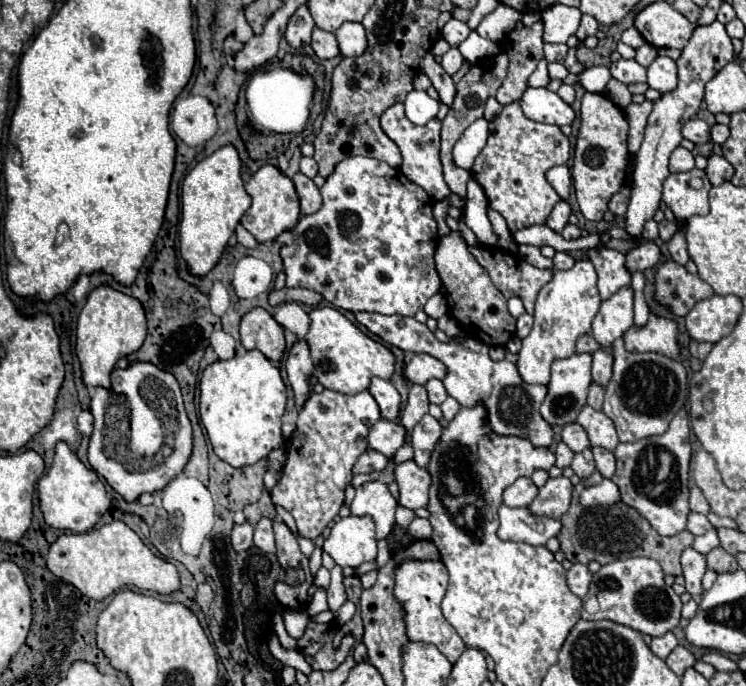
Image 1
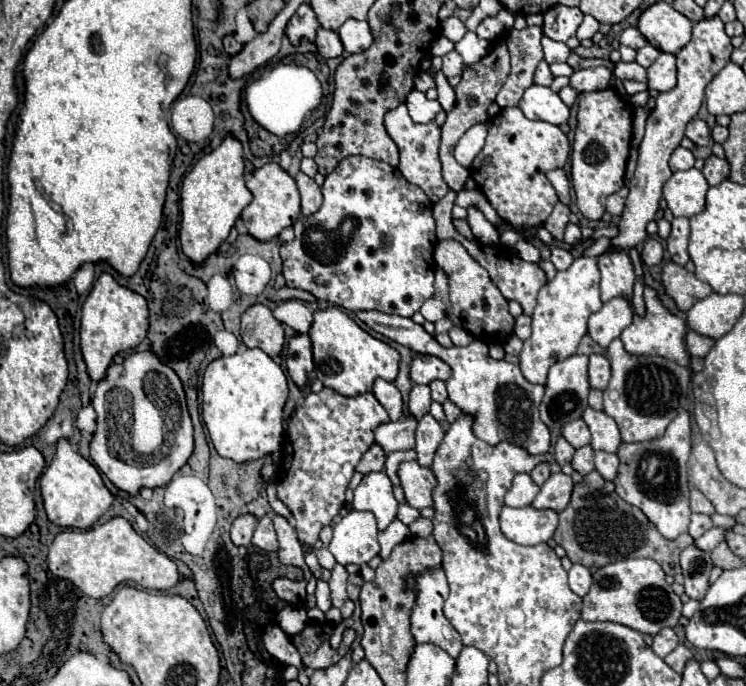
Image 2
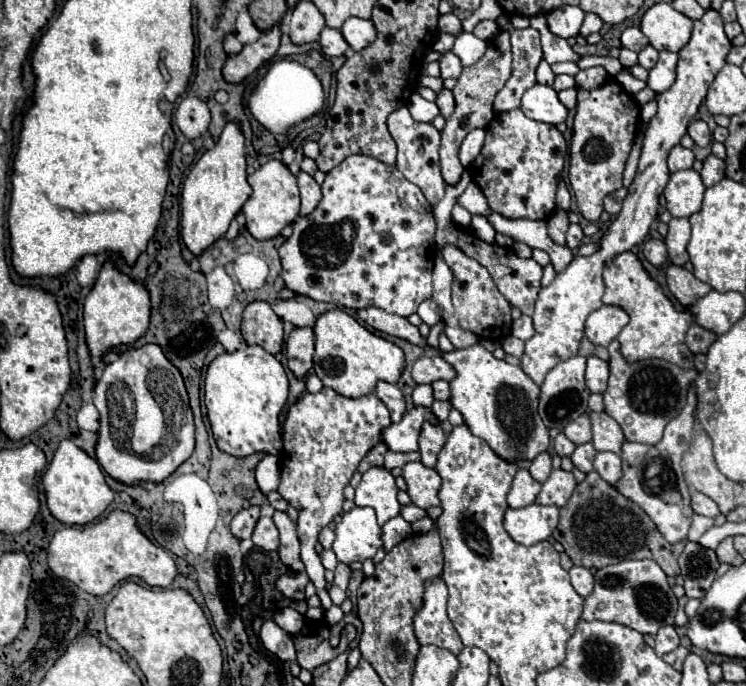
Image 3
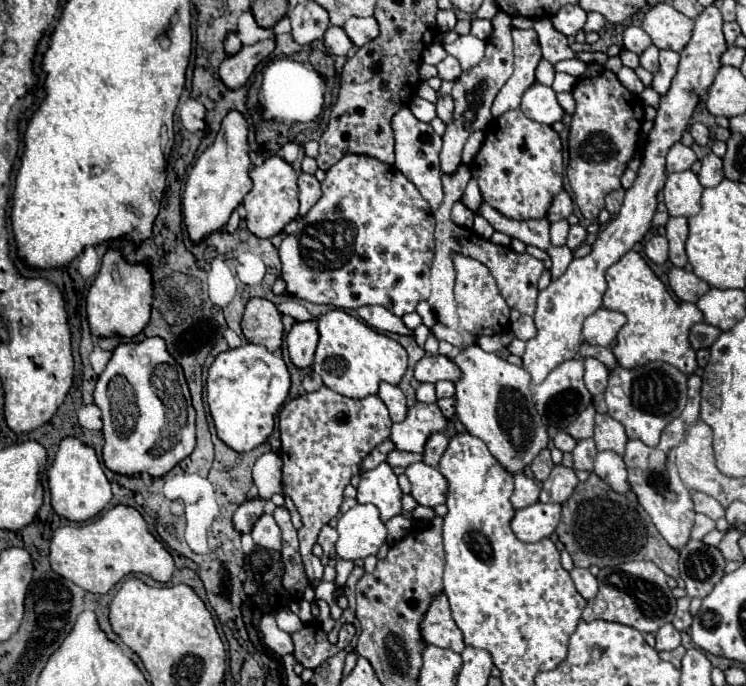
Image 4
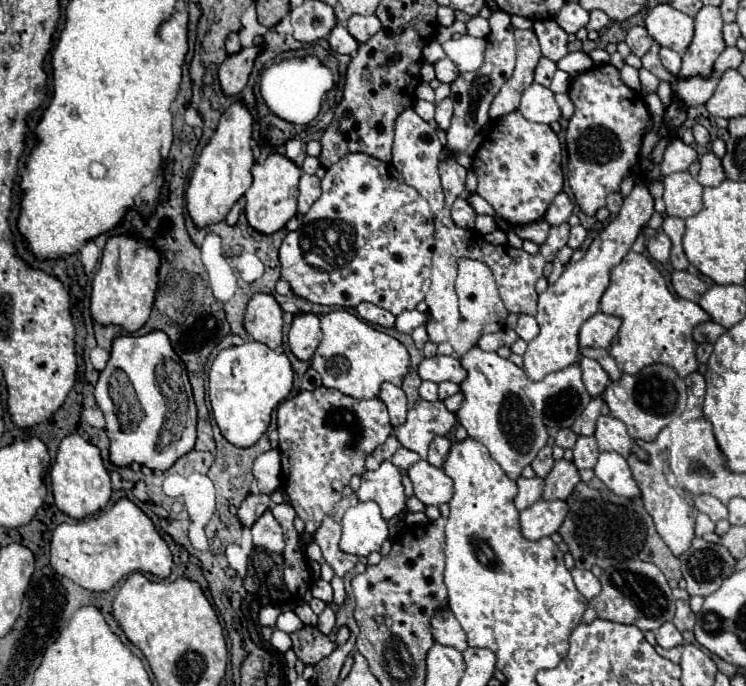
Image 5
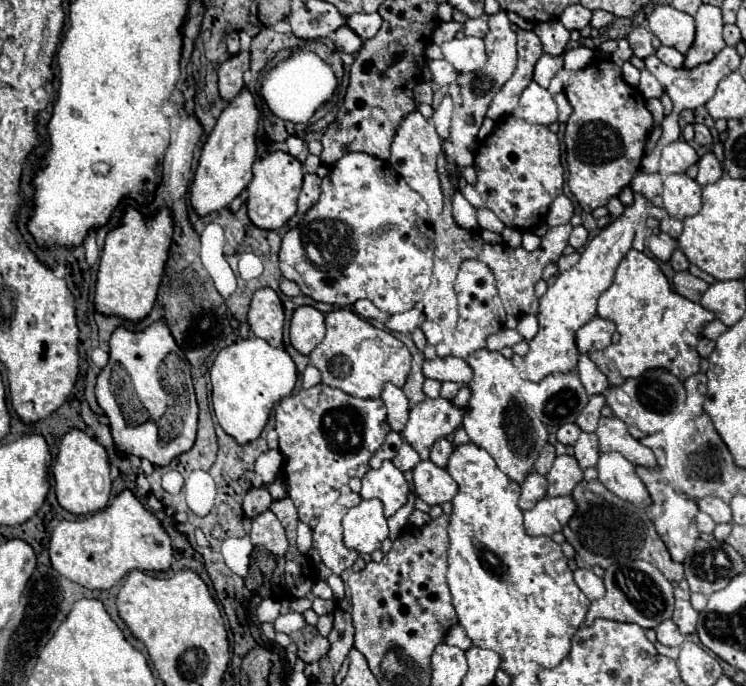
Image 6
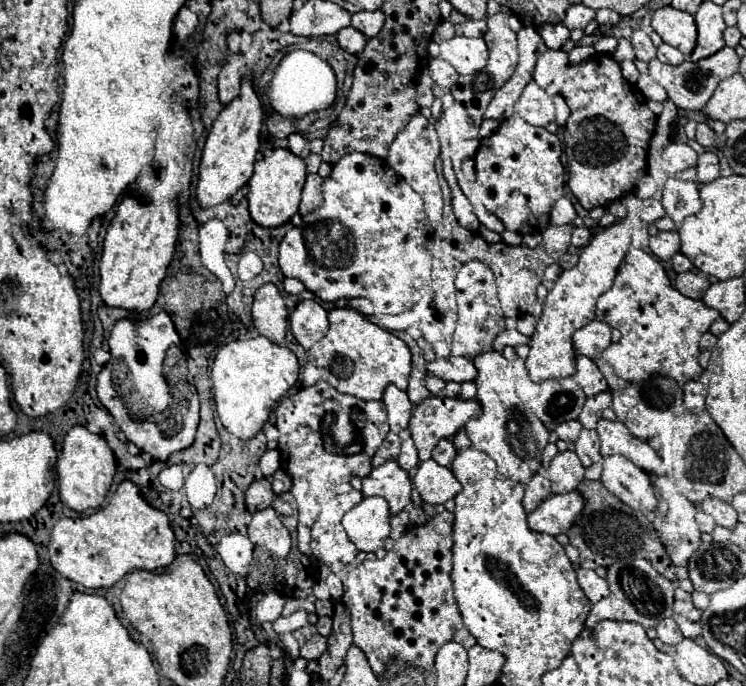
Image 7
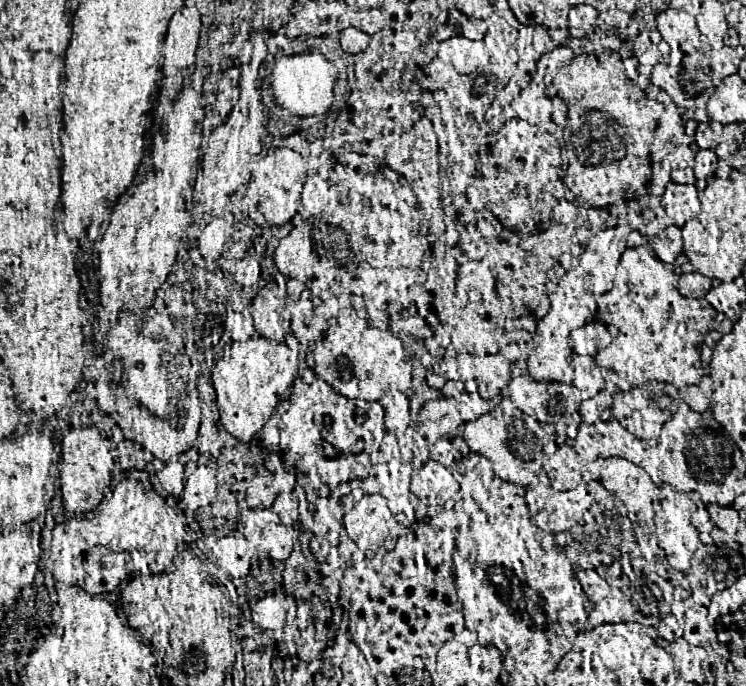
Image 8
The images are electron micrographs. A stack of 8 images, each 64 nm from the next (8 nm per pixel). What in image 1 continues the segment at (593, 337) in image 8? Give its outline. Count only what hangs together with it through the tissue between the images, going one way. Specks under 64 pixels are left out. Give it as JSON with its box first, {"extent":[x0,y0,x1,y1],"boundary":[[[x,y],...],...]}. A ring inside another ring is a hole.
{"extent":[592,288,632,348],"boundary":[[[622,288],[610,300],[602,302],[598,314],[592,320],[592,336],[602,348],[610,348],[610,344],[632,324],[632,288]]]}

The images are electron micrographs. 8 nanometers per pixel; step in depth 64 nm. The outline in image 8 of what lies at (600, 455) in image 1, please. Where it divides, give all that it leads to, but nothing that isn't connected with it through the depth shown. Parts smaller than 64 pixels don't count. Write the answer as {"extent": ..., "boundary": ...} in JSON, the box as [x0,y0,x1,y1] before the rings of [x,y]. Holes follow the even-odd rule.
{"extent":[600,458,660,526],"boundary":[[[610,458],[604,464],[600,484],[618,496],[618,500],[622,500],[632,514],[644,518],[646,524],[652,526],[656,522],[656,514],[660,512],[656,500],[658,486],[642,468],[622,458]]]}

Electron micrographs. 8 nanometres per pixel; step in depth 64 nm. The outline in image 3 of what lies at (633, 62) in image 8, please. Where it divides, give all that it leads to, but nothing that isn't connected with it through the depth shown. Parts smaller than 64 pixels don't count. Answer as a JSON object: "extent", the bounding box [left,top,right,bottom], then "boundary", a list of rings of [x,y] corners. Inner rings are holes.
{"extent":[616,68,646,96],"boundary":[[[622,68],[622,70],[616,74],[616,80],[618,80],[618,84],[620,84],[628,94],[632,94],[632,96],[638,94],[642,88],[646,88],[646,82],[634,78],[626,68]]]}

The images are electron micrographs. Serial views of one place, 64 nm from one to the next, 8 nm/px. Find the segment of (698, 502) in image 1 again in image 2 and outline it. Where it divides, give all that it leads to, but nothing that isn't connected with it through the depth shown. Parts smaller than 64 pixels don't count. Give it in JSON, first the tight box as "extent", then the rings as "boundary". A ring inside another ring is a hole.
{"extent":[690,488,716,516],"boundary":[[[696,488],[690,492],[690,508],[692,508],[692,512],[700,512],[700,514],[706,514],[706,516],[712,516],[716,512],[712,502]]]}

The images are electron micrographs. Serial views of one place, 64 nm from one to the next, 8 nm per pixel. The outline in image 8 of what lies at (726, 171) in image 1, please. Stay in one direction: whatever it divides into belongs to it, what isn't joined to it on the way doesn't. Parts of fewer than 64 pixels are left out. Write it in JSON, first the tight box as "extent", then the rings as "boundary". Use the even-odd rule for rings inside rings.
{"extent":[694,150,718,180],"boundary":[[[700,150],[696,152],[694,156],[694,174],[698,180],[708,180],[714,176],[714,170],[716,170],[716,162],[718,162],[718,156],[716,152],[712,150]]]}

